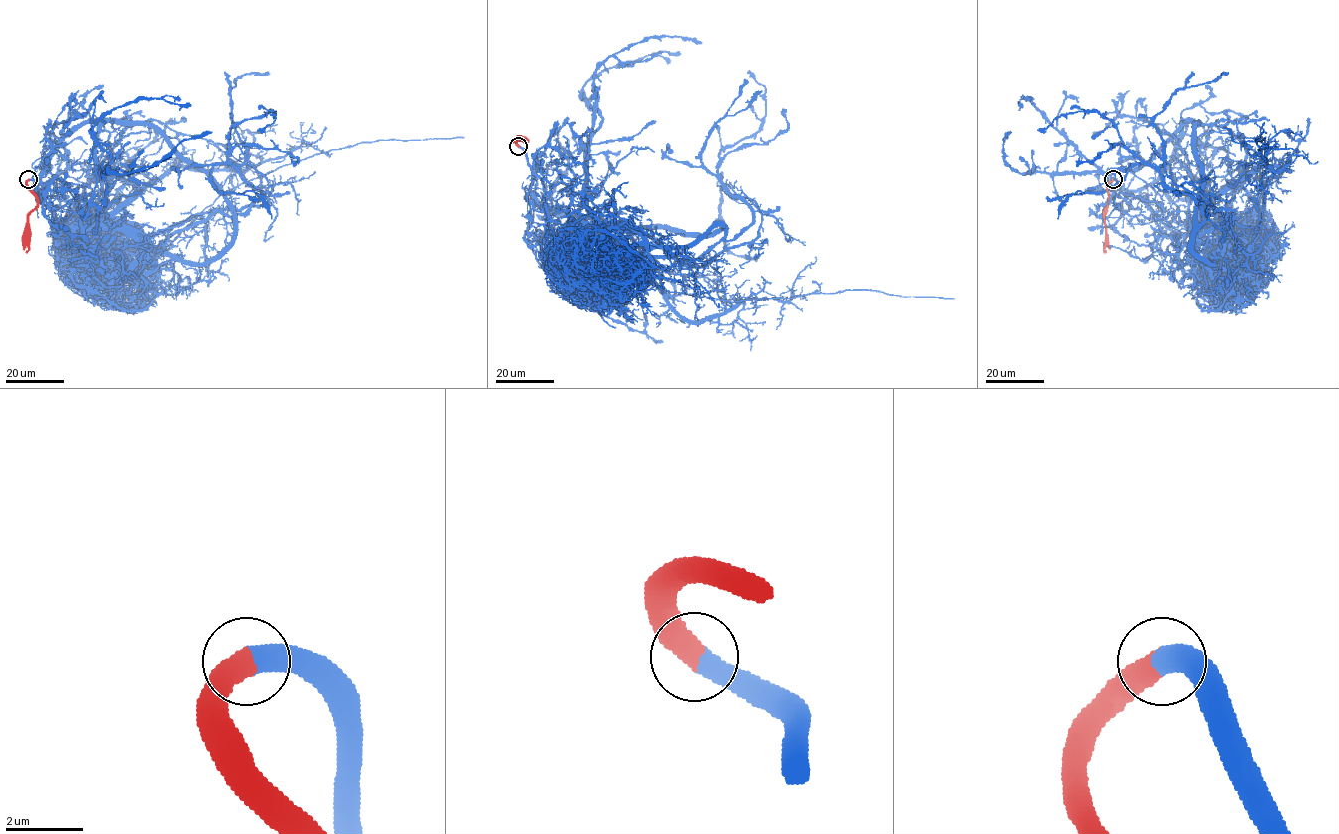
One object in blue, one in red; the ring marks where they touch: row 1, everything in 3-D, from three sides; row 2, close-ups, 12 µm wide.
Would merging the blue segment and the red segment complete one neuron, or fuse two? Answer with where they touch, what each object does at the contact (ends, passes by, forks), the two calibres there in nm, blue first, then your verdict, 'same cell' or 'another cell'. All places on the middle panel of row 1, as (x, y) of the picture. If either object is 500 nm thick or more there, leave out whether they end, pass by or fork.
at (518, 146); 600 nm thick on the blue side, 600 nm on the other; same cell

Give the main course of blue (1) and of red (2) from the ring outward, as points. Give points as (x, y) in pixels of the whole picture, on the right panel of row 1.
1: (1113, 179), (1182, 234), (1199, 234), (1232, 217), (1208, 215), (1164, 183), (1097, 111), (1069, 112), (1037, 130)
2: (1113, 179), (1107, 189), (1108, 206), (1104, 215), (1106, 252)

